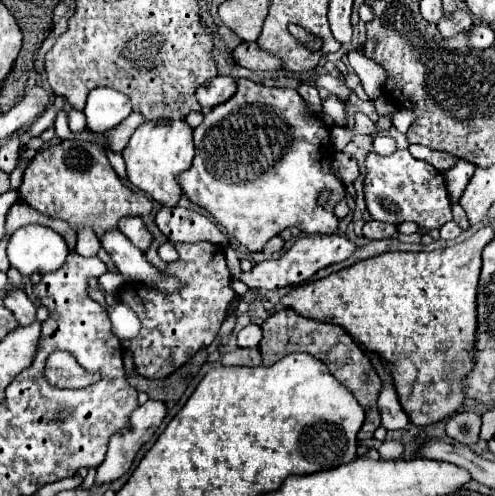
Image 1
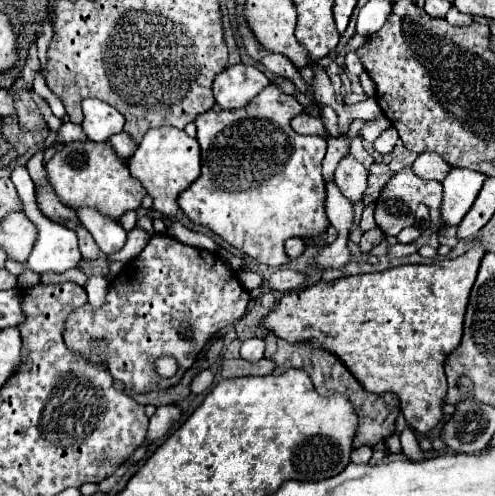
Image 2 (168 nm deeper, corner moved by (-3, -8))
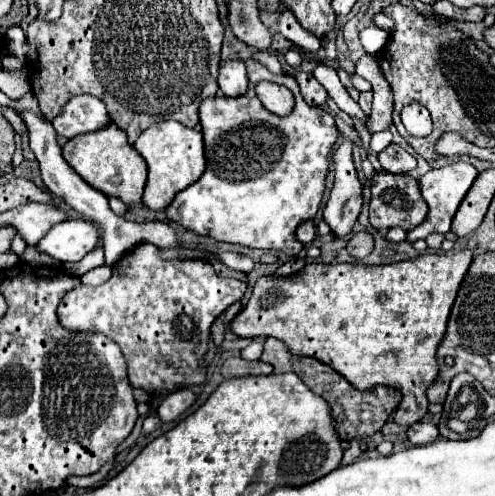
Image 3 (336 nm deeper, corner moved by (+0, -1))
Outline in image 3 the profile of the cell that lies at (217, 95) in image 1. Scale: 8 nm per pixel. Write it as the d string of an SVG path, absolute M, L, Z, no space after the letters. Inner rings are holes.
M227 61L219 69L219 89L225 97L241 97L247 91L247 69L243 61Z

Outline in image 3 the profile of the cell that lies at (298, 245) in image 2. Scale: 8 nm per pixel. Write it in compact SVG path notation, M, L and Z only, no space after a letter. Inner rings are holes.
M313 221L301 223L301 225L297 227L297 231L295 231L295 237L297 237L297 241L301 241L303 245L311 243L311 241L315 239L315 225L313 225Z

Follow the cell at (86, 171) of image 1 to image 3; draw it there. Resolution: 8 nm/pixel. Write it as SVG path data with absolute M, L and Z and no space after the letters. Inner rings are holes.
M113 123L105 129L77 135L69 139L63 147L63 159L69 167L93 189L101 191L107 197L117 197L125 205L137 205L143 197L143 187L147 181L147 165L143 157L127 143L125 131L115 127Z

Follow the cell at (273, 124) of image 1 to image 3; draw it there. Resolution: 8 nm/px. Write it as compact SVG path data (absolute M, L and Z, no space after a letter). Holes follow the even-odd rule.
M247 59L245 65L249 65L249 89L245 95L237 99L211 97L201 103L199 123L203 127L207 169L195 183L175 195L175 199L167 207L167 217L175 223L181 223L185 229L191 229L199 235L209 235L217 241L279 251L295 257L299 255L303 245L295 241L293 233L303 221L313 219L321 205L327 177L327 153L337 141L337 127L327 111L305 103L299 93L299 85L291 75L273 75L267 67L253 59ZM259 81L273 81L285 85L295 95L295 109L287 117L277 117L269 113L255 95L255 85Z

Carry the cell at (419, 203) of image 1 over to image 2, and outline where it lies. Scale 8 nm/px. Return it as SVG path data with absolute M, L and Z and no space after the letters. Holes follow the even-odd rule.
M404 168L402 172L398 172L396 176L392 176L388 180L388 184L382 188L380 198L376 200L376 224L378 228L388 234L388 236L396 236L402 228L406 226L416 226L416 208L418 204L426 204L430 208L430 222L440 228L442 220L440 220L440 202L442 202L442 184L436 180L422 180L418 178L412 168Z

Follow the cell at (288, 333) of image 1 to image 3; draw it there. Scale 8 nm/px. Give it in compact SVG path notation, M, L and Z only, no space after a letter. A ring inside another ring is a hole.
M273 337L265 339L265 351L261 355L261 361L267 361L275 367L275 373L287 373L293 371L297 373L303 383L317 395L321 395L333 409L333 417L337 421L337 431L341 439L361 439L361 437L373 437L377 431L381 431L381 427L385 425L385 421L389 419L389 415L397 409L397 405L401 403L401 393L393 387L385 387L385 399L379 399L375 391L357 391L341 373L337 373L333 367L325 365L323 361L315 359L315 357L303 357L303 355L293 355L289 351L289 347Z

